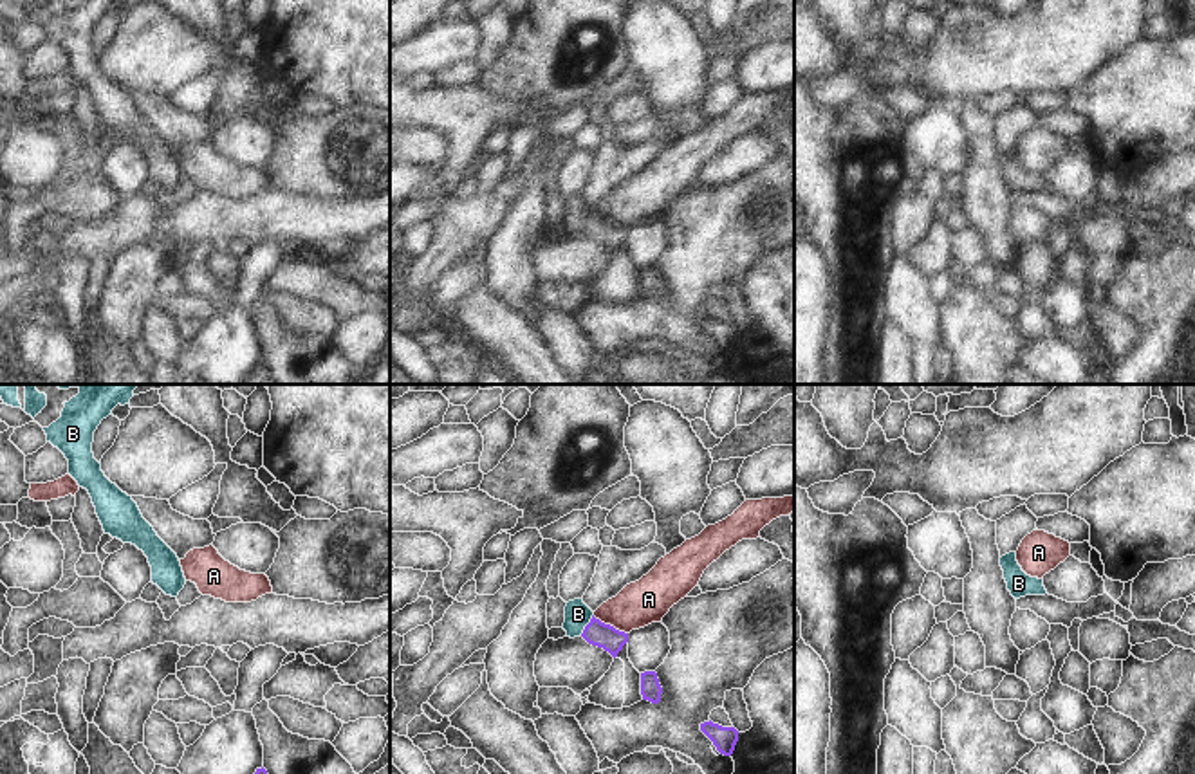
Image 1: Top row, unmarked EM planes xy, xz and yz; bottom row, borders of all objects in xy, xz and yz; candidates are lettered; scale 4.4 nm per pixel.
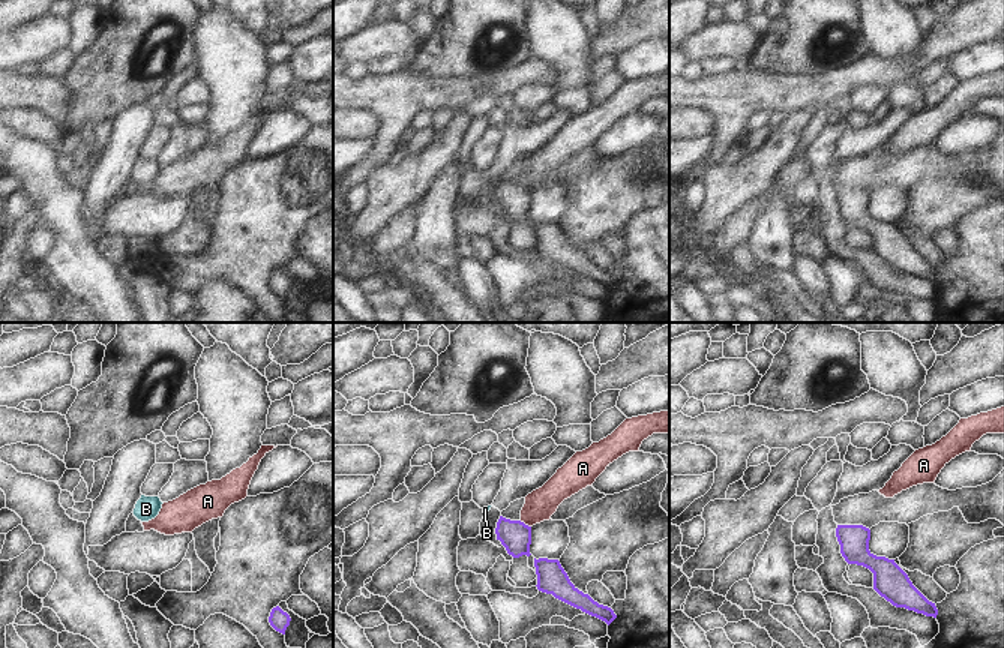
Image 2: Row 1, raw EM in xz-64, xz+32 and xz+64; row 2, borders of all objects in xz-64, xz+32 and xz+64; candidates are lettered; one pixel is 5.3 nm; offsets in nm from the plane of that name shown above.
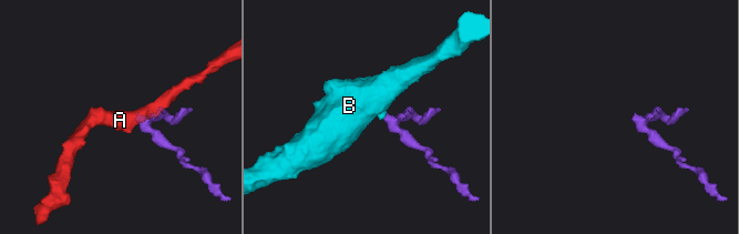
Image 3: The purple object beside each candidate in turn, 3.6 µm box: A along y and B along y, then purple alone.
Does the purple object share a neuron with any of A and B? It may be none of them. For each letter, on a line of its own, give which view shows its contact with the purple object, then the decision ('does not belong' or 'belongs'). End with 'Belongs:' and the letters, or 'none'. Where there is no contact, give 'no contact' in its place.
A: contact in xz; does not belong
B: contact in xz; belongs
Belongs: B

